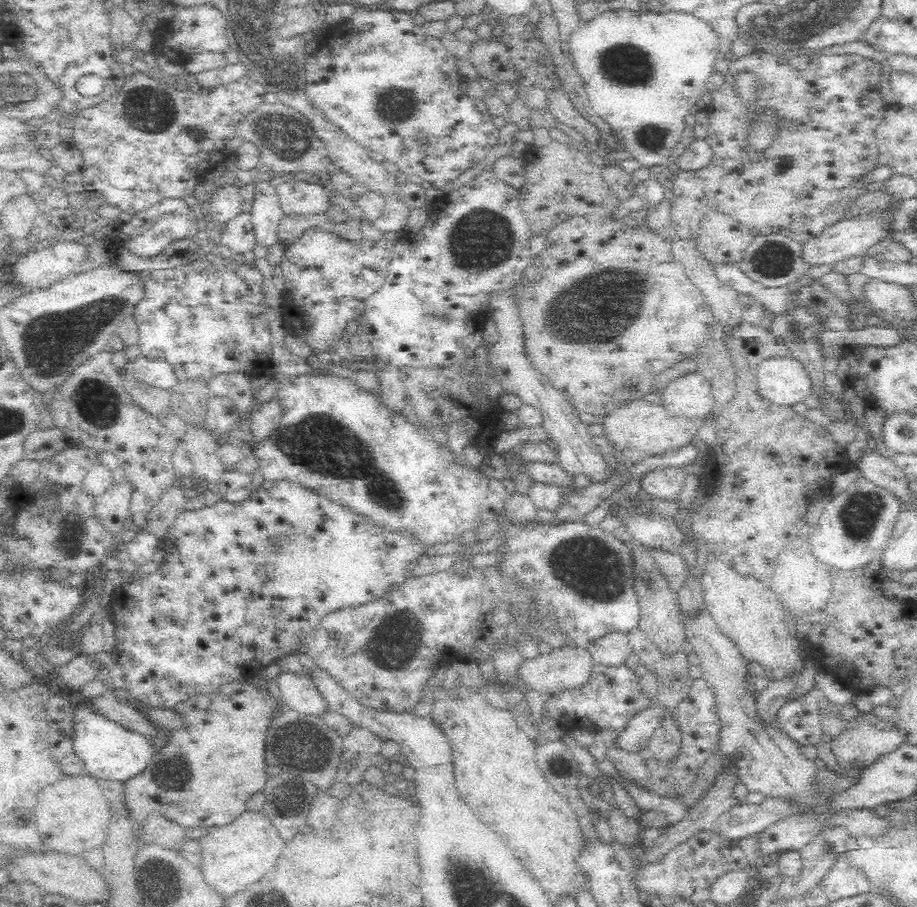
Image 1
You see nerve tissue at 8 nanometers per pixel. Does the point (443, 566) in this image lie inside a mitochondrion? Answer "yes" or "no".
no

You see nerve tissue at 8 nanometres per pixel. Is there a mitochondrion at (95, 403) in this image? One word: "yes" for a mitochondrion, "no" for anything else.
yes

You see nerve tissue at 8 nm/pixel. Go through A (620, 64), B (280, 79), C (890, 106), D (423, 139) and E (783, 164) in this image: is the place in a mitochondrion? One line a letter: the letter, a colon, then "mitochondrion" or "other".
A: mitochondrion
B: mitochondrion
C: other
D: mitochondrion
E: mitochondrion

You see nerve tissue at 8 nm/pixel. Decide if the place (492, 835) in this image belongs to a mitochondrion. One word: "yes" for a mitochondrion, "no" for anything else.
no

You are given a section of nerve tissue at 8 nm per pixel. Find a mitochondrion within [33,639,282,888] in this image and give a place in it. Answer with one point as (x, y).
(175, 777)

